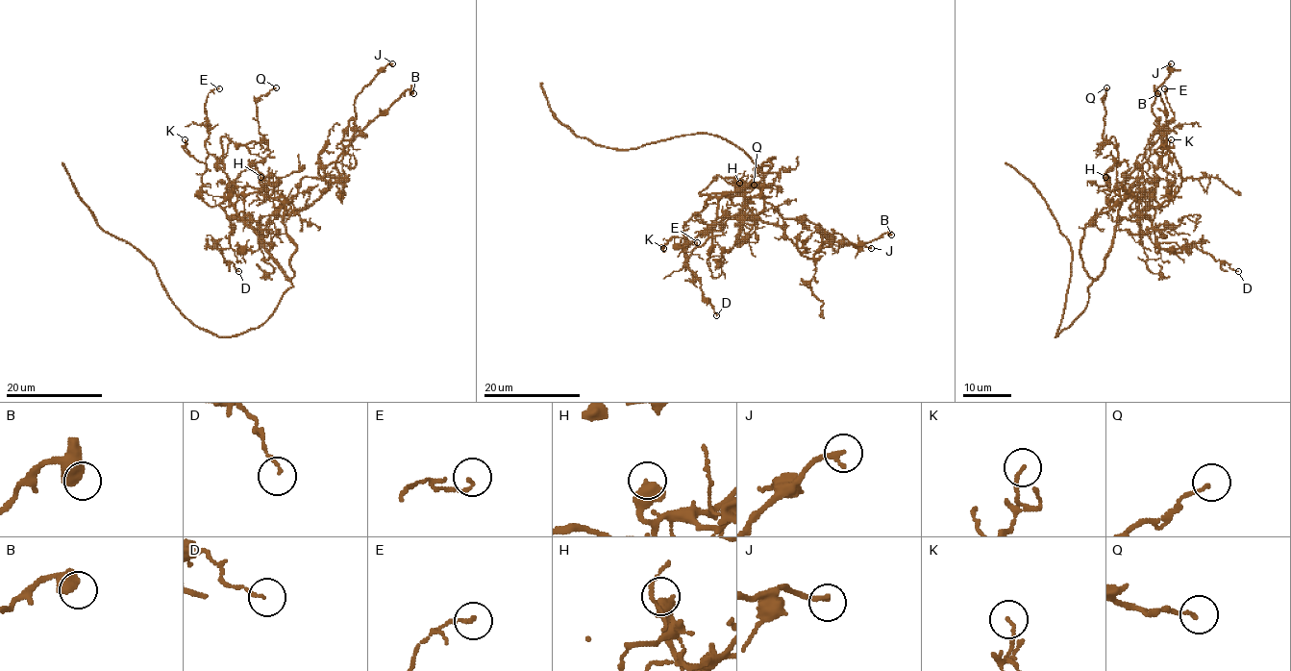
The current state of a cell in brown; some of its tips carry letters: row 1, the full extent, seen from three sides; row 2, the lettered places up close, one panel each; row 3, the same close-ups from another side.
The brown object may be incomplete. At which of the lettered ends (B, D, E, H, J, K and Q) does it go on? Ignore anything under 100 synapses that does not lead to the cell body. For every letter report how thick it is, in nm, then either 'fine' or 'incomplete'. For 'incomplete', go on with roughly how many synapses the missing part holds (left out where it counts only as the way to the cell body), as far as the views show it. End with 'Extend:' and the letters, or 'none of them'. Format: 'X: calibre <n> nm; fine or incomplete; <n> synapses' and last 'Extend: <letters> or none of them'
B: calibre 600 nm; fine
D: calibre 100 nm; fine
E: calibre 120 nm; fine
H: calibre 600 nm; fine
J: calibre 200 nm; fine
K: calibre 120 nm; fine
Q: calibre 110 nm; fine
Extend: none of them

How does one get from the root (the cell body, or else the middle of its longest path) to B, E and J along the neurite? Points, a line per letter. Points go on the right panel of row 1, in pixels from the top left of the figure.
B: (1088, 301), (1092, 280), (1081, 237), (1094, 216), (1119, 205), (1143, 178), (1141, 166), (1169, 130), (1157, 93)
E: (1088, 301), (1088, 288), (1102, 272), (1112, 244), (1120, 189), (1136, 158), (1174, 116), (1164, 88)
J: (1088, 301), (1092, 280), (1079, 253), (1084, 227), (1127, 196), (1162, 143), (1152, 105), (1171, 63)

